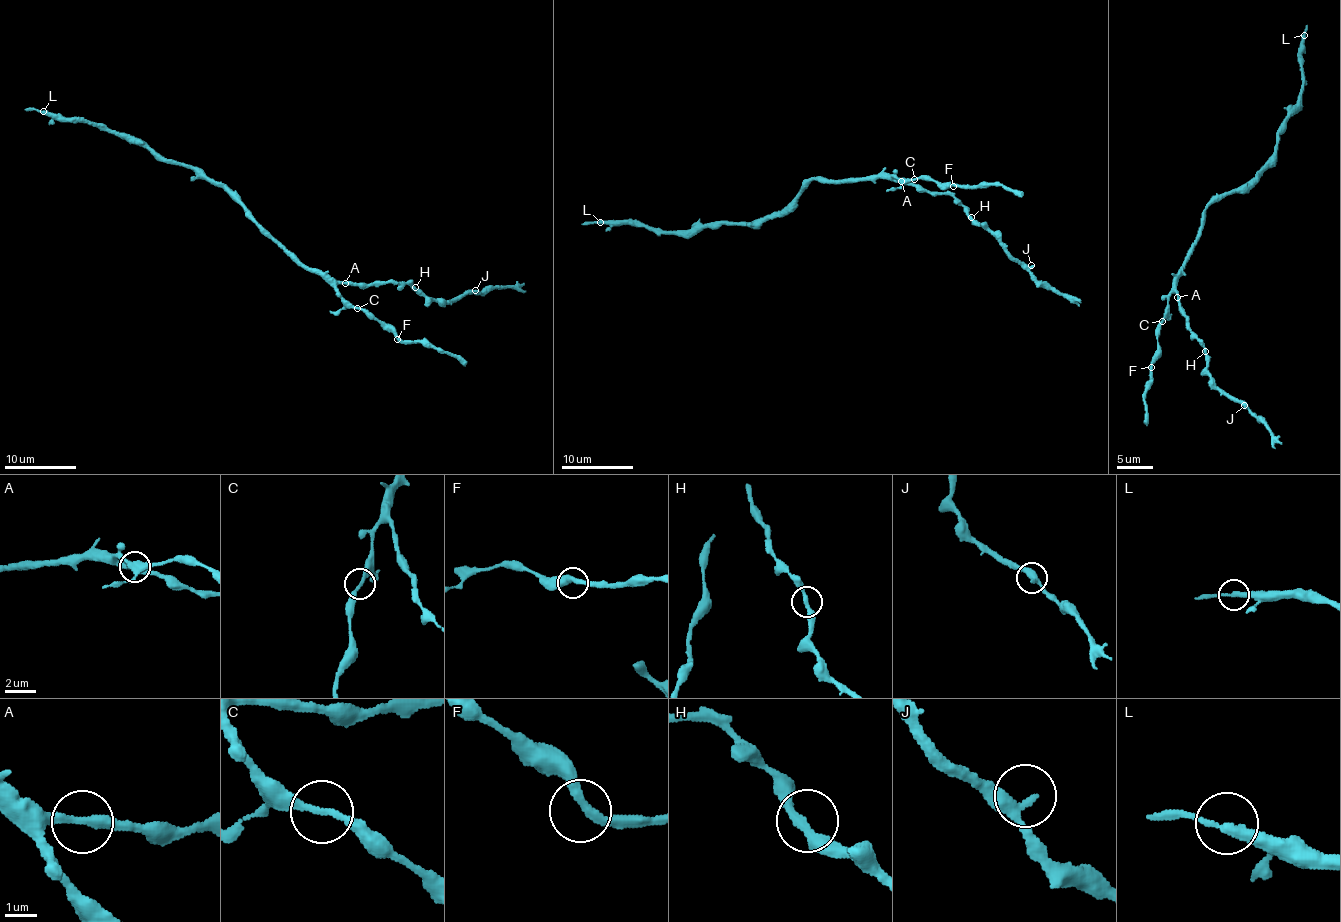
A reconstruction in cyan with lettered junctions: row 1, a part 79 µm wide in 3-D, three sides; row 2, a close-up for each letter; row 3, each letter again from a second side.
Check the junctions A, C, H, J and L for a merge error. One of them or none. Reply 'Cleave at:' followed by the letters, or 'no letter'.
Cleave at: no letter

